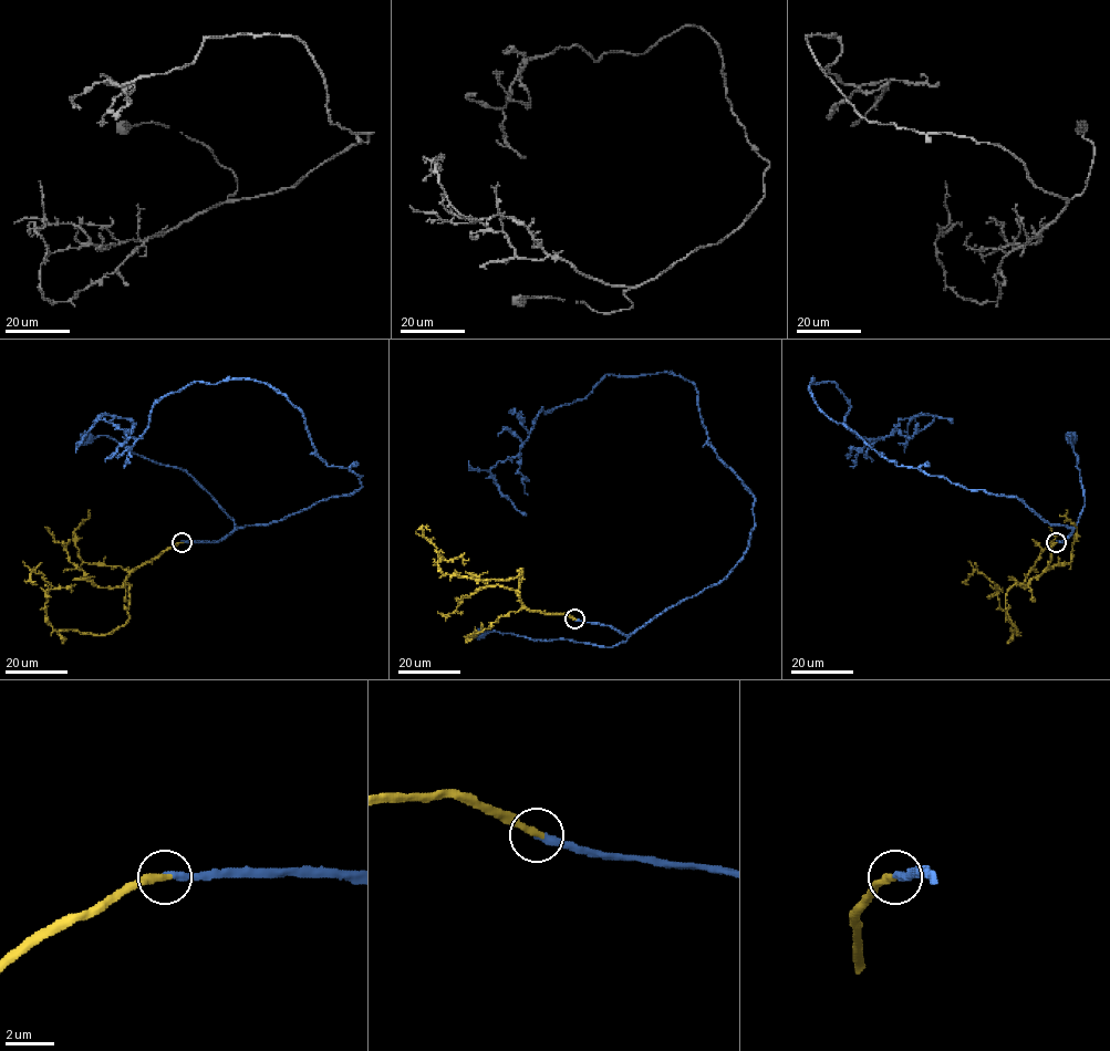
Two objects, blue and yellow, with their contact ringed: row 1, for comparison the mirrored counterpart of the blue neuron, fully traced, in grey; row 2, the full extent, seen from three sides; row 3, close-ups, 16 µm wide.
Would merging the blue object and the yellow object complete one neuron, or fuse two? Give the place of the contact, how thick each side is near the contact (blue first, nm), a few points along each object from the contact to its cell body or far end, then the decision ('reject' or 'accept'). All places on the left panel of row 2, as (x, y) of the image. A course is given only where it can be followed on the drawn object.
place (182, 542); calibres 300 and 320 nm; course blue (182, 542), (218, 541), (232, 531), (234, 521), (180, 468), (138, 456), (105, 435), (86, 438); course yellow (182, 542), (127, 575), (128, 618), (105, 634), (55, 631), (45, 607), (51, 585), (33, 570), (37, 584); accept

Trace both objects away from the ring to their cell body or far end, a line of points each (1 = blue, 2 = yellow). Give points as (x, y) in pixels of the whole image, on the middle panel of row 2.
1: (574, 618), (611, 626), (625, 635), (626, 641), (610, 647), (566, 638), (531, 640), (509, 633), (479, 634)
2: (574, 618), (529, 610), (518, 590), (521, 568), (506, 580), (443, 574), (444, 559), (421, 527), (429, 530)

